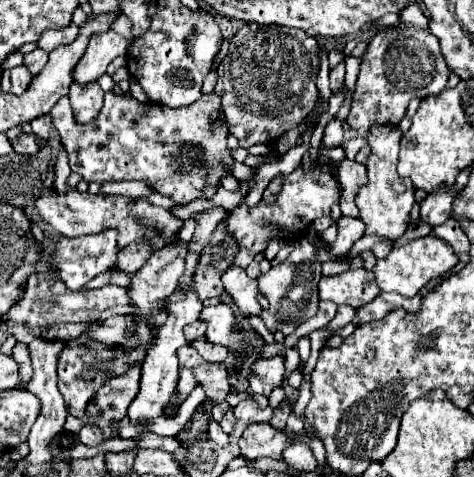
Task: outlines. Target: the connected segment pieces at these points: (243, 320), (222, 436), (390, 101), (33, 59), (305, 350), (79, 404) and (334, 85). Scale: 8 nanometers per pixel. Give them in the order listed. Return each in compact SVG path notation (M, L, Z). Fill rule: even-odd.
M226 292L222 294L221 299L222 303L229 304L229 306L231 306L235 317L237 318L238 324L241 325L244 330L253 330L256 333L260 334L265 343L273 344L276 342L273 334L268 331L264 324L264 321L259 316L254 315L245 317L244 315L242 315L235 302L231 300L231 296Z
M211 420L211 424L209 424L209 436L211 436L221 448L227 448L227 446L229 446L229 436L221 430L221 426L219 426L215 420Z
M399 26L397 30L403 36L391 38L379 30L369 42L369 48L361 60L361 72L353 94L351 112L345 120L361 138L369 134L371 126L397 126L413 98L423 100L427 96L437 96L447 88L449 66L441 54L439 38L429 30L413 30L407 26ZM385 58L389 58L389 76L385 70Z
M37 48L37 50L29 52L29 54L25 54L25 60L23 60L23 64L27 64L27 68L31 70L31 74L35 76L35 74L39 74L39 72L43 70L43 66L47 64L47 60L49 60L49 54L47 54L45 50Z
M303 336L298 340L296 345L297 351L300 355L300 368L305 368L305 364L310 356L310 339L309 336Z
M69 340L63 344L63 350L59 352L59 360L57 360L57 374L59 374L59 392L65 398L65 404L69 408L69 412L77 418L83 416L87 404L95 398L97 390L111 378L115 376L123 376L129 368L133 368L135 364L143 364L147 356L145 348L133 348L133 350L123 350L119 348L119 344L101 344L97 340L89 340L87 344L79 342L79 340Z
M341 62L337 68L331 70L331 92L333 94L343 88L343 80L345 80L345 62Z

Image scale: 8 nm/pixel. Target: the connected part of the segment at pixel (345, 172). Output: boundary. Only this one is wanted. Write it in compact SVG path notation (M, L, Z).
M343 160L337 174L339 174L339 180L343 184L343 196L341 196L343 216L357 216L359 208L355 204L355 198L359 194L359 186L367 182L365 164L359 164L353 160Z

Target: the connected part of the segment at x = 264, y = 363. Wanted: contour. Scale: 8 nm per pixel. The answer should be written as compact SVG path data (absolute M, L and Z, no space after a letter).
M275 356L275 358L259 358L255 360L255 364L251 366L251 374L249 374L249 386L251 392L255 394L265 394L269 396L271 390L275 386L281 384L283 374L285 374L285 366L283 366L283 358Z

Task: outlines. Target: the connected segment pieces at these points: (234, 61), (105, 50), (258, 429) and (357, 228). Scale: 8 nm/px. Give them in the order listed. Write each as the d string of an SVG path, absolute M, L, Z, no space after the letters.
M243 24L229 44L229 54L219 64L215 86L223 100L231 134L239 138L243 148L277 142L313 110L317 102L317 74L319 44L315 38L287 26Z
M107 30L101 34L91 36L91 42L87 46L87 52L83 54L83 60L75 66L73 78L79 84L89 84L93 80L99 80L107 66L117 58L125 56L129 48L129 40L121 38L115 30Z
M269 422L249 424L239 440L241 456L249 460L263 456L281 460L281 454L287 446L291 446L291 438L281 430L275 430Z
M339 218L337 226L339 226L339 234L337 234L337 240L331 244L329 252L321 244L317 244L319 262L329 260L329 256L345 258L349 254L351 246L365 234L365 222L361 218Z

